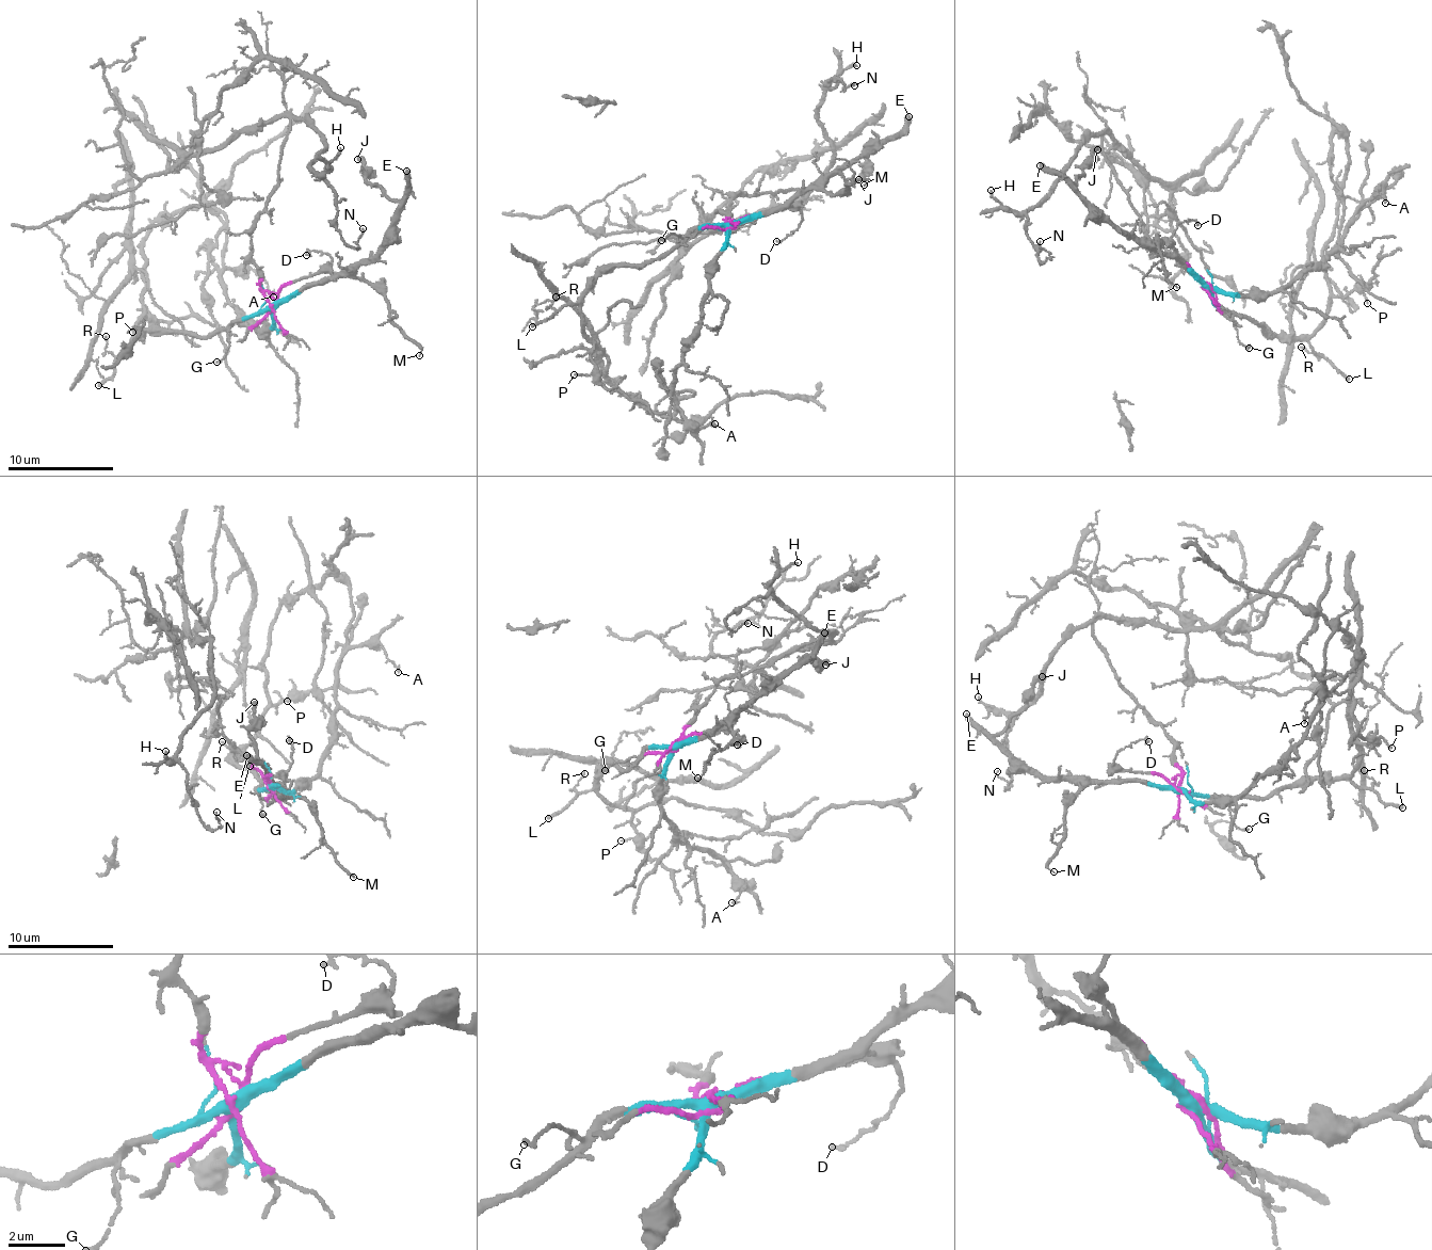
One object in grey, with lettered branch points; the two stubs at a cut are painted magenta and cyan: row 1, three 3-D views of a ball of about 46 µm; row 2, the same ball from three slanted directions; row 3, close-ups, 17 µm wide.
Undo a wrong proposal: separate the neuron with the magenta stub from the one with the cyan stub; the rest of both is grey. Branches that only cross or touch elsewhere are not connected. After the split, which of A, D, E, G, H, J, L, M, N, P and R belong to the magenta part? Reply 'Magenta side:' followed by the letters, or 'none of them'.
Magenta side: D, H, N

